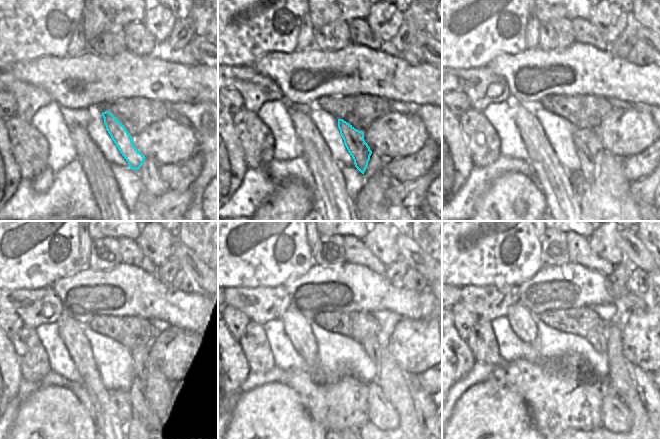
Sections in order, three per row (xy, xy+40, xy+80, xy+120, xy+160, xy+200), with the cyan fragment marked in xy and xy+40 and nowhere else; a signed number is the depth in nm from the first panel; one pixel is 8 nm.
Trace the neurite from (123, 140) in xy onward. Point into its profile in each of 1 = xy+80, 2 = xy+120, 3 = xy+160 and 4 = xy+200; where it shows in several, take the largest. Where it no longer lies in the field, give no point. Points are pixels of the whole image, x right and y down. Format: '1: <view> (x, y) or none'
1: xy+80 (586, 158)
2: xy+120 (141, 405)
3: xy+160 (382, 413)
4: xy+200 (616, 417)

